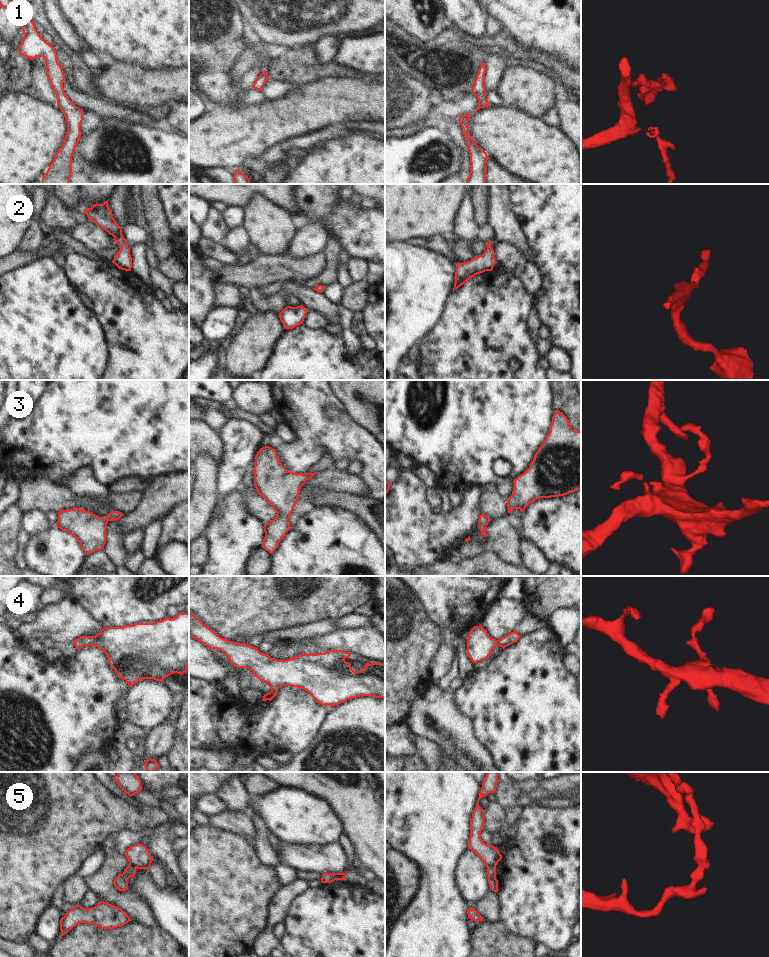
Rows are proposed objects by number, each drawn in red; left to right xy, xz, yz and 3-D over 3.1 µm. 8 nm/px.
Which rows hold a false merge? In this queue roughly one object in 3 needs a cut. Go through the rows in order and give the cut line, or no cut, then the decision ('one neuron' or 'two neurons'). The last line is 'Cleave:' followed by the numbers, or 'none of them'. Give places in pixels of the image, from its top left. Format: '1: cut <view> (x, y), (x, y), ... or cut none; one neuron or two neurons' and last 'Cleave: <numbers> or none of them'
1: cut none; one neuron
2: cut none; one neuron
3: cut none; one neuron
4: cut none; one neuron
5: cut yz (495, 865), (487, 867); two neurons
Cleave: 5

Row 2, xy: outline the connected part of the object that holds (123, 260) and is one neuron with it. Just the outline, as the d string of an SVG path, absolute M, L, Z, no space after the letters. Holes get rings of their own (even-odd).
M109 199L103 204L95 204L91 208L86 208L83 211L89 220L112 235L114 241L119 245L120 250L114 256L112 263L121 270L131 271L132 257L130 248L128 247L129 244L122 234L122 228L113 218L112 211L108 206L108 201Z

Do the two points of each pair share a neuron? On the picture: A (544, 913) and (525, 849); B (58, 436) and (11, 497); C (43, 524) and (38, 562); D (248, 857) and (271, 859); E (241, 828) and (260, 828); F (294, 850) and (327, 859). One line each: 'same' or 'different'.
A: same
B: different
C: different
D: different
E: different
F: same

